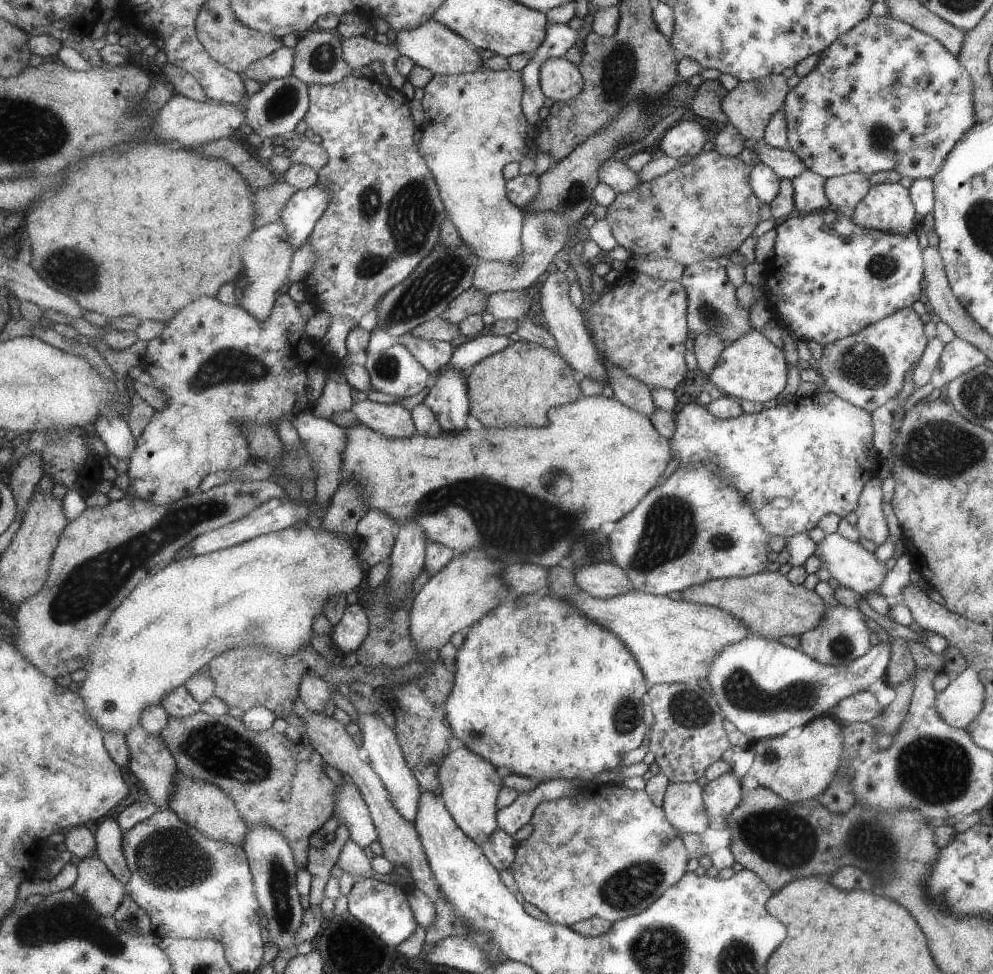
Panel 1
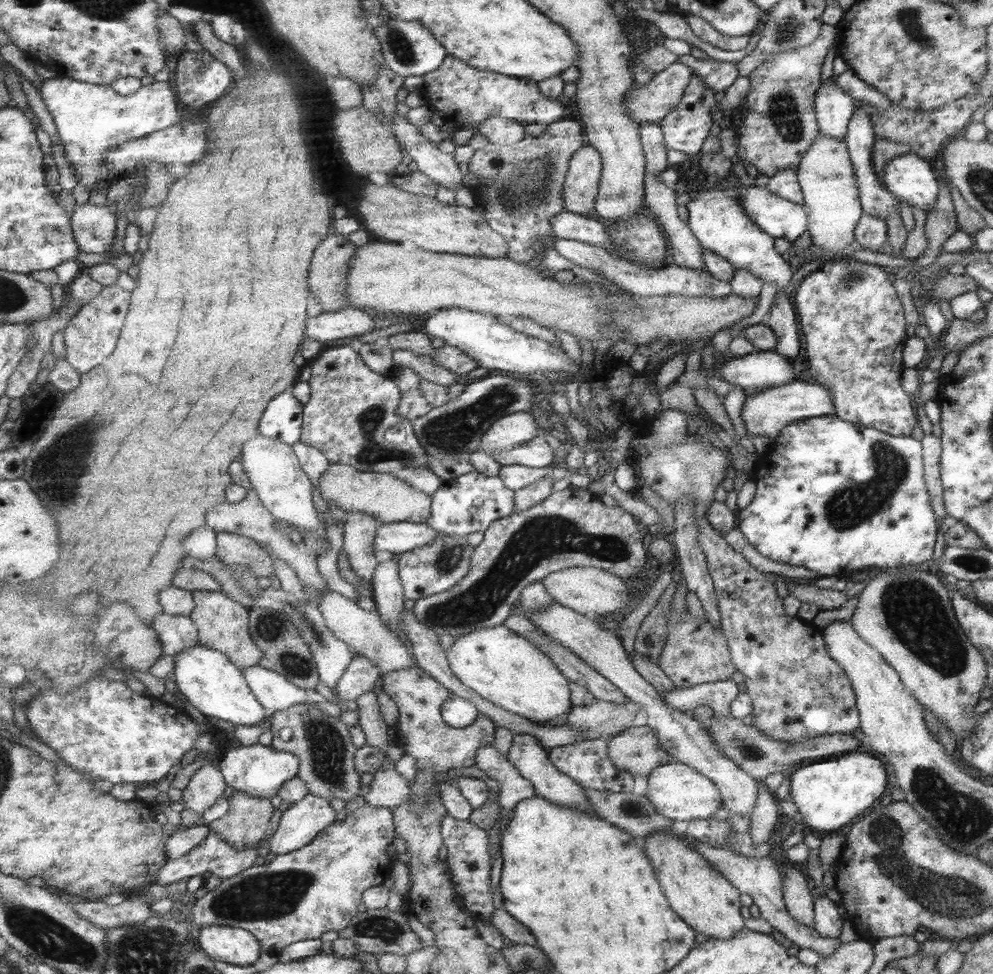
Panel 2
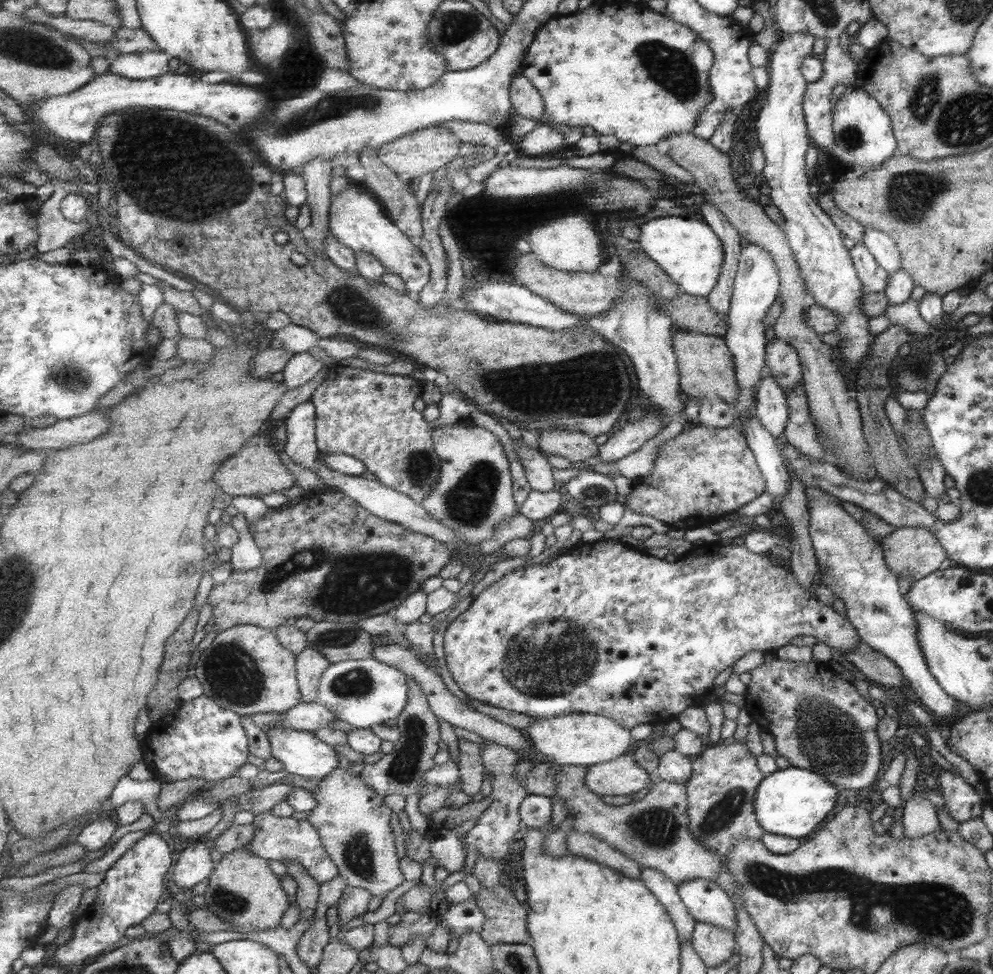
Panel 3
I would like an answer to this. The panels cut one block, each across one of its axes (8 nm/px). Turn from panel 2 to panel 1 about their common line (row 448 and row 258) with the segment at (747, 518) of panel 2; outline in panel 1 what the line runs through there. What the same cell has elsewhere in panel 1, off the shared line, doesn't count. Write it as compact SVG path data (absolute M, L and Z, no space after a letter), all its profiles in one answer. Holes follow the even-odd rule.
M831 208L827 212L811 212L811 214L803 214L803 216L793 214L793 216L789 216L789 220L781 222L775 230L777 230L775 256L765 264L765 272L763 272L765 282L759 288L759 292L761 292L761 298L765 300L767 308L777 318L777 324L785 324L785 328L791 330L791 334L797 340L803 340L803 342L811 342L813 340L813 342L817 342L821 346L839 342L839 340L843 340L847 336L853 336L853 334L865 330L867 326L873 326L875 322L881 322L881 318L887 318L887 316L895 314L897 310L909 308L909 304L913 304L919 298L921 278L925 278L925 274L921 274L921 248L917 244L915 232L913 234L887 234L883 230L871 230L871 228L865 228L865 226L853 222L853 218L843 216L841 212L837 212L837 208Z

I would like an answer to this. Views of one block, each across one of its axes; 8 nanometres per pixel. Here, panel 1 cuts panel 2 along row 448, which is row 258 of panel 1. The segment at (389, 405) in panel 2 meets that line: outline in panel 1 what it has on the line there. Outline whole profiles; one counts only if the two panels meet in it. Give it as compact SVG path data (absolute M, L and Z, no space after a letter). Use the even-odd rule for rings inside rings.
M347 76L333 86L309 86L311 90L311 110L307 122L313 132L323 138L323 146L331 154L329 164L319 172L319 182L333 190L333 202L317 222L315 232L309 242L317 248L319 262L315 270L305 280L305 298L315 310L323 310L333 316L333 322L323 338L325 352L335 358L339 366L349 352L349 334L357 328L361 318L379 306L379 302L399 284L403 284L429 254L439 246L441 224L447 222L447 206L441 196L441 186L429 168L429 162L421 154L421 146L415 144L413 136L417 124L413 120L413 108L401 90L393 86L383 86L375 78Z

